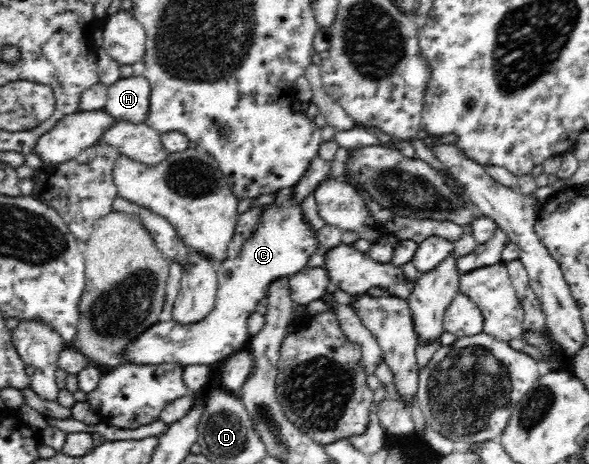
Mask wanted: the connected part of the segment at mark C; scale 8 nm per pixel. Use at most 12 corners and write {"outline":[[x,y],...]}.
{"outline":[[273,191],[239,256],[219,262],[215,307],[158,321],[129,364],[220,364],[253,336],[271,283],[320,251],[294,198]]}

